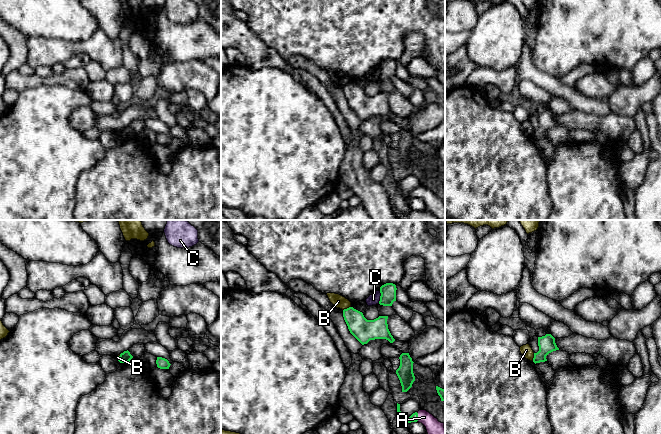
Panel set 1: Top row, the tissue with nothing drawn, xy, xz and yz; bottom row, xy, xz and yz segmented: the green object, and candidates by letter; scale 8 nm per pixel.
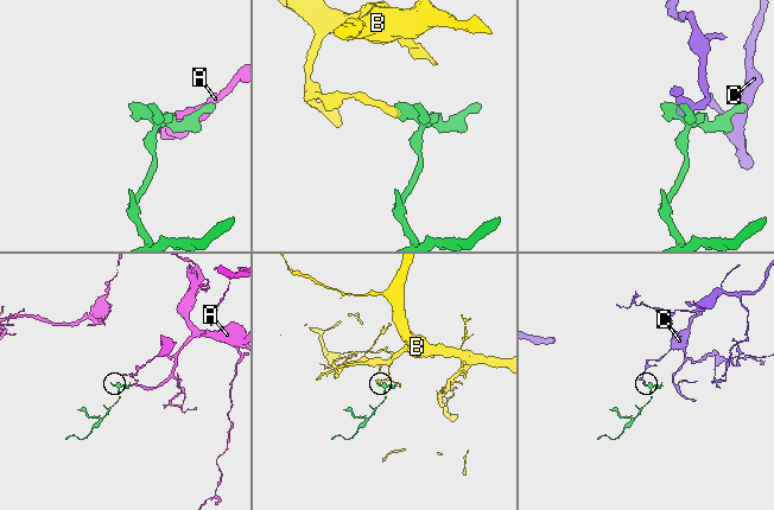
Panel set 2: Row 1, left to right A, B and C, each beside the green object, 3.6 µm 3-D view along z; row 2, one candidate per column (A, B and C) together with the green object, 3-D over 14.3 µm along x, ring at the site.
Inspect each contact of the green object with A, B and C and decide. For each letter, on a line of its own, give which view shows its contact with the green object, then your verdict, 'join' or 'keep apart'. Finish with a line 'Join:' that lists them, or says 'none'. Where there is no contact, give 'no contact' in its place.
A: xz | join
B: xz | keep apart
C: xz | keep apart
Join: A

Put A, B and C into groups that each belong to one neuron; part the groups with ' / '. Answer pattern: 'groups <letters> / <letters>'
groups A / B / C

